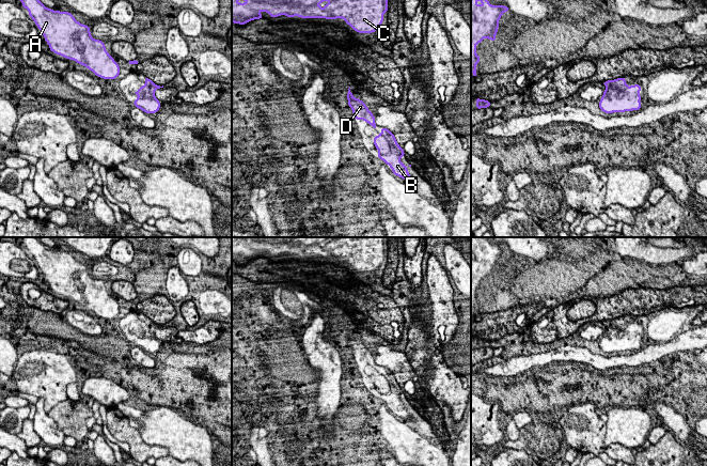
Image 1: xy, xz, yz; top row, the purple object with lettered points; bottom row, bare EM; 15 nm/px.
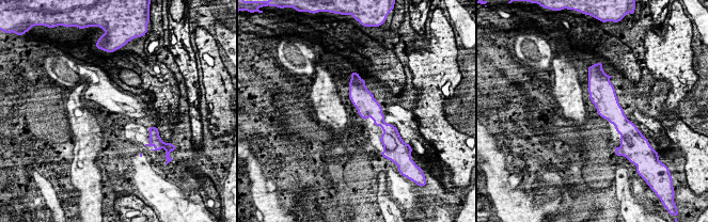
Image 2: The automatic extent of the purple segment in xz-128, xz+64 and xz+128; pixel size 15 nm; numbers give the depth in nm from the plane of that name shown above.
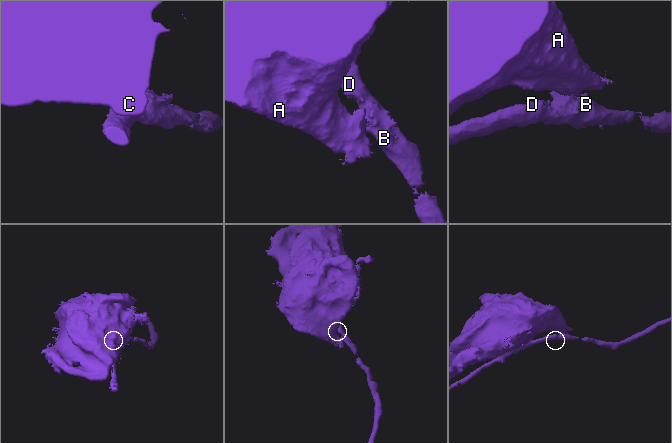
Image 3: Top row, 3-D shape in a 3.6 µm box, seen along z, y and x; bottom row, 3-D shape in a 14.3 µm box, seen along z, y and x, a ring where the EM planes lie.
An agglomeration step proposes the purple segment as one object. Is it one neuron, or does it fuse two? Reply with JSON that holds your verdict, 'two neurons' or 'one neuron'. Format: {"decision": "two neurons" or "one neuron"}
{"decision": "two neurons"}

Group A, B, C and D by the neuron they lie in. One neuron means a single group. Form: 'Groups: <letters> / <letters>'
Groups: A C / B D

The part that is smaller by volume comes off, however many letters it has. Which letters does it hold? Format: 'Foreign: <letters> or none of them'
Foreign: B, D

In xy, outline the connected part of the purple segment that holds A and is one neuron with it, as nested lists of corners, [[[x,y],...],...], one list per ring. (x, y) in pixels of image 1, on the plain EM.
[[[37,237],[17,238],[30,251],[29,255],[41,269],[51,291],[78,301],[97,316],[117,317],[117,301],[107,292],[103,280],[92,277],[90,265],[80,263],[68,251],[46,247]]]

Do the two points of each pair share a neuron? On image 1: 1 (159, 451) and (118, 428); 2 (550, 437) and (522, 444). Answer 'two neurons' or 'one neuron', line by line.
1: one neuron
2: one neuron

